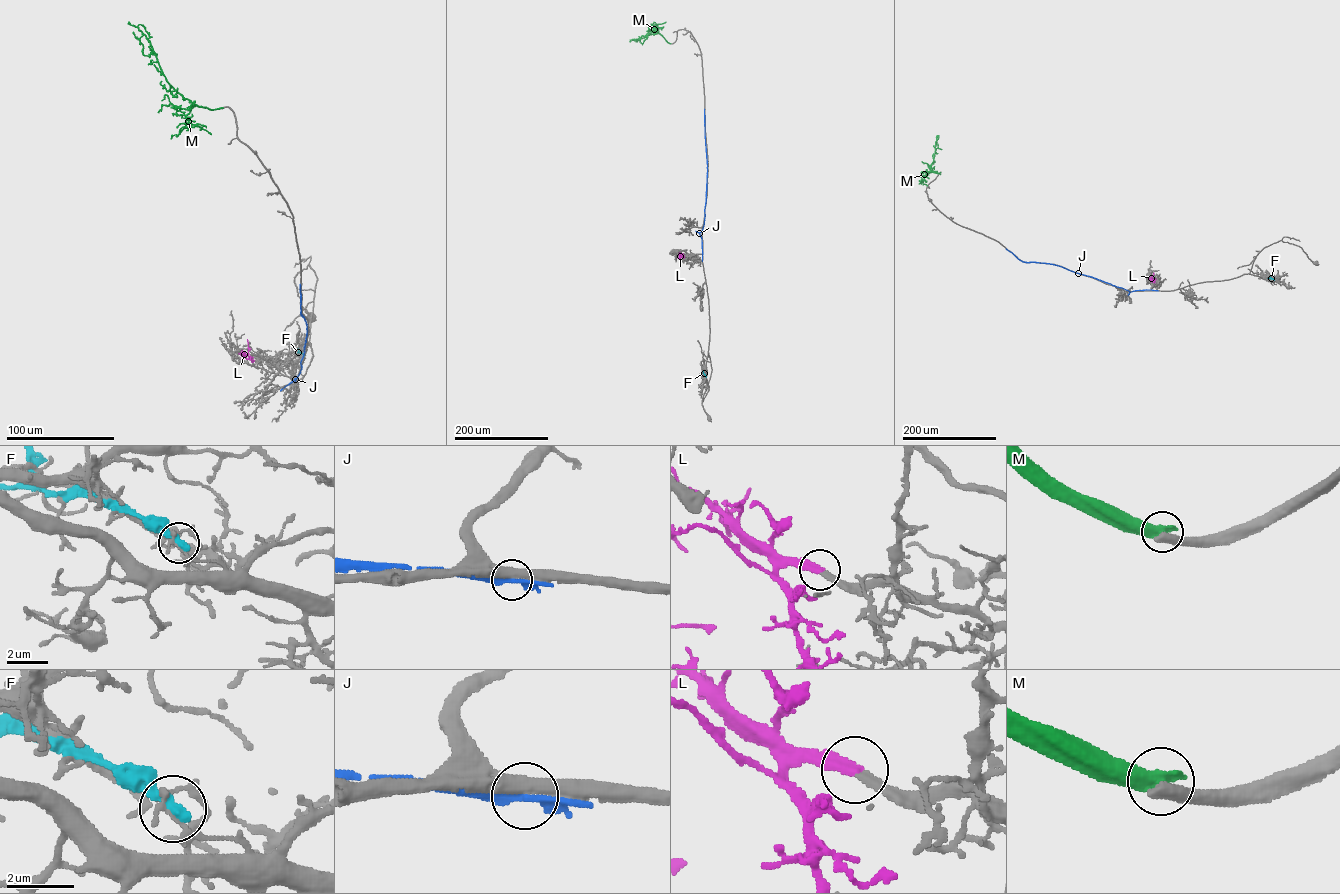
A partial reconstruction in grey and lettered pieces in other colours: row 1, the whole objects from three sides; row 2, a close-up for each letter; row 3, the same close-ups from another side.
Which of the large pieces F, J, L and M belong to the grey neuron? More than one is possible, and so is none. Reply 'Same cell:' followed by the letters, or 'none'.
Same cell: L

